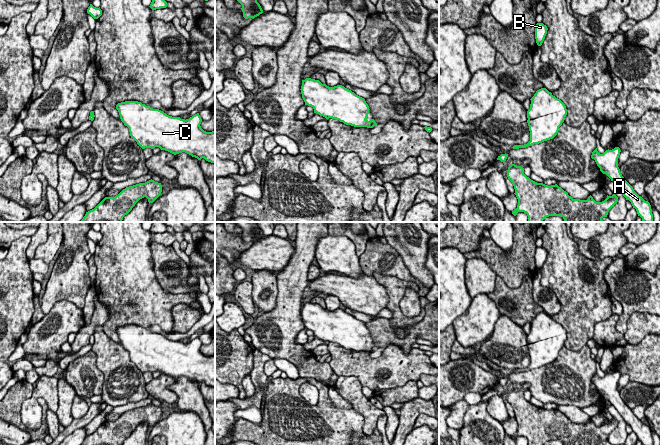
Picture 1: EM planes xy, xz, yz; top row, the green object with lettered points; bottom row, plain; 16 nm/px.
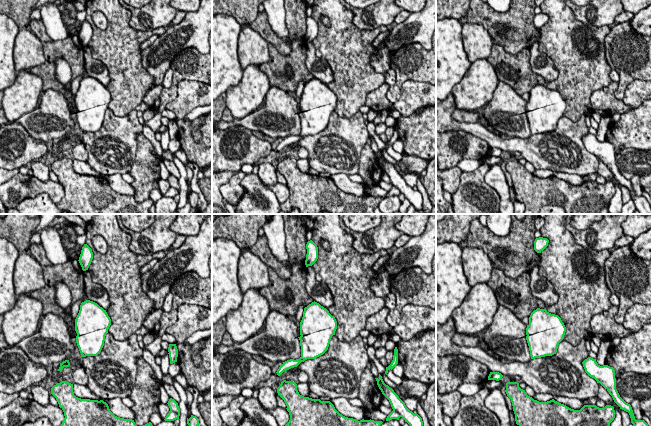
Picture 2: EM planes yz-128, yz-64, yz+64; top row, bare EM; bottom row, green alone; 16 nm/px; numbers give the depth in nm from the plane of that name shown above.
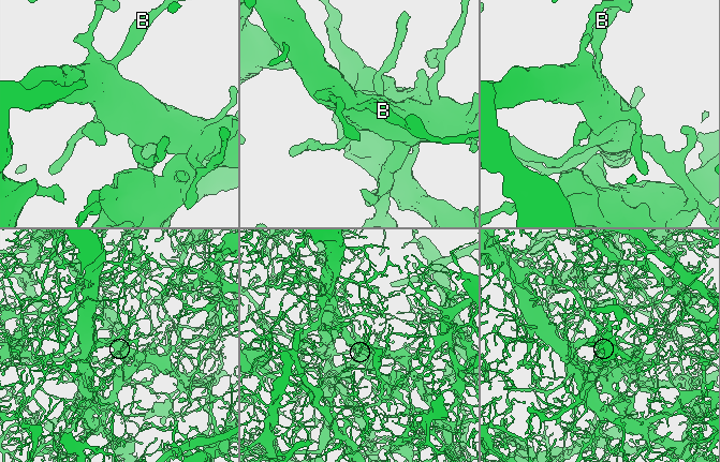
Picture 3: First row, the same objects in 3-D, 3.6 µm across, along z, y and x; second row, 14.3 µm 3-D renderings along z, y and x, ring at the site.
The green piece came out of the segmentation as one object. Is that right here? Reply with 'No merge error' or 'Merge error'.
No merge error

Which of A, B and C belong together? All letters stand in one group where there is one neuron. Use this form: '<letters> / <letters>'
A B C

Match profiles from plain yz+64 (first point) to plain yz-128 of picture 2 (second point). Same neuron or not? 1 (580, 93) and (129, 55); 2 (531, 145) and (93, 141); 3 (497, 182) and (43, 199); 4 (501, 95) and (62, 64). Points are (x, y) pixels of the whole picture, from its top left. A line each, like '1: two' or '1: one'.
1: one
2: one
3: two
4: two

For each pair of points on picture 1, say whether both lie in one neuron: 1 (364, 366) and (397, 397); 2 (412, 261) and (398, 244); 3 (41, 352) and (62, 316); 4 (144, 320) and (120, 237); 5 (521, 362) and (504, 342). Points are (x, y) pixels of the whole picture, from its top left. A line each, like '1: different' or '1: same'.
1: different
2: same
3: same
4: same
5: same

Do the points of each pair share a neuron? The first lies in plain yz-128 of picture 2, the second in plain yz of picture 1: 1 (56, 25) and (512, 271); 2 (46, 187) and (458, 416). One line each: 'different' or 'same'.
1: different
2: same

